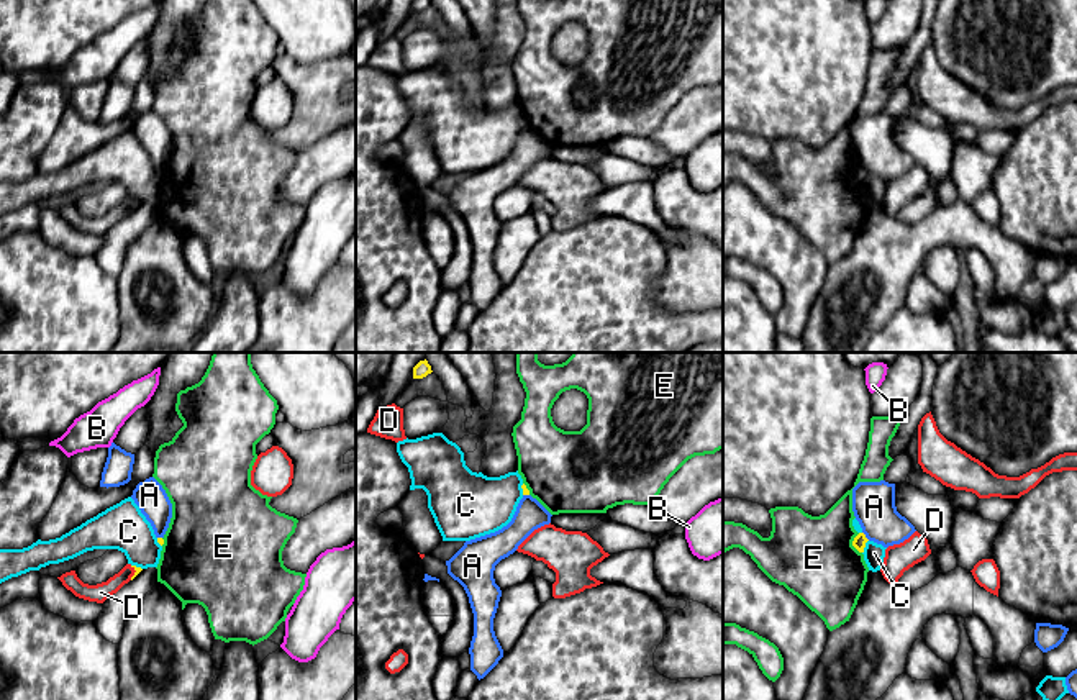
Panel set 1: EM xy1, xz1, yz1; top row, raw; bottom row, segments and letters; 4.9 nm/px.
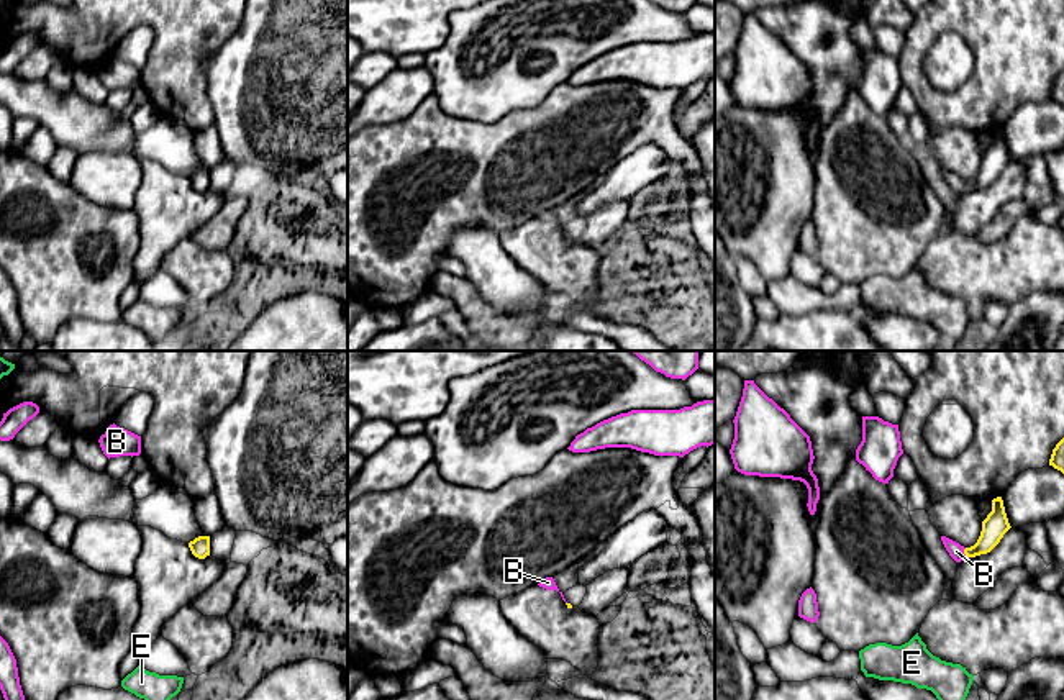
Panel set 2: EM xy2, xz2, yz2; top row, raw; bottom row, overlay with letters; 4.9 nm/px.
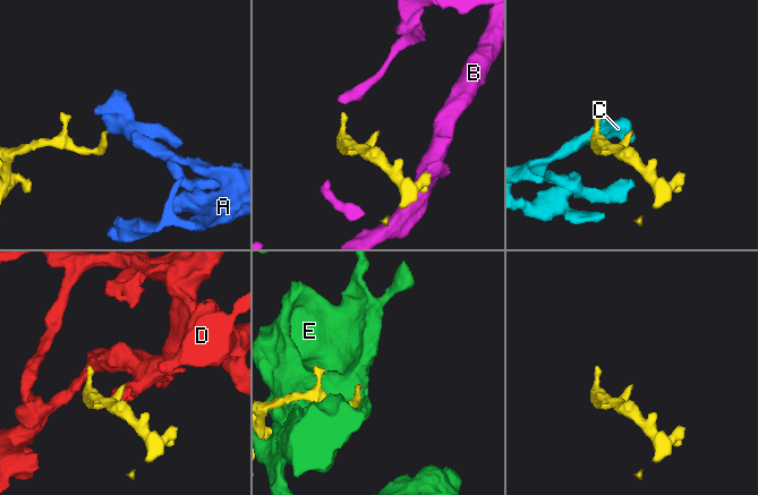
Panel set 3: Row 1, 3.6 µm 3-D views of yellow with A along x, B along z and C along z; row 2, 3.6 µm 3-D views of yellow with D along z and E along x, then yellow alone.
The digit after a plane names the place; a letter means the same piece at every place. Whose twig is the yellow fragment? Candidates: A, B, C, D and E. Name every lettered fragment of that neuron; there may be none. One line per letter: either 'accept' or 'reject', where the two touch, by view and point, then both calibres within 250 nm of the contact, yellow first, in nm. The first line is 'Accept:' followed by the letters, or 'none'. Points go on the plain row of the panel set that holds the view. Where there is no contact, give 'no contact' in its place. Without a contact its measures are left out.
Accept: B
A: reject | yz1 (864, 169) | 70/200 nm
B: accept | yz2 (964, 186) | 120/80 nm
C: reject | yz1 (864, 179) | 70/100 nm
D: reject | xy1 (135, 205) | 30/90 nm
E: reject | yz1 (853, 176) | 70/400 nm

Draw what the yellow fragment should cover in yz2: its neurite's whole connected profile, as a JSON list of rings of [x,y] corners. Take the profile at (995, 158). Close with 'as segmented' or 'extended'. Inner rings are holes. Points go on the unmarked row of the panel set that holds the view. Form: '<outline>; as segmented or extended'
[[[997,130],[992,133],[992,144],[982,154],[982,164],[974,179],[964,180],[946,169],[941,169],[941,174],[946,184],[949,185],[949,189],[956,195],[961,195],[967,190],[975,190],[990,185],[1010,161],[1012,159],[1005,146],[1003,133],[1002,130]]]; extended

